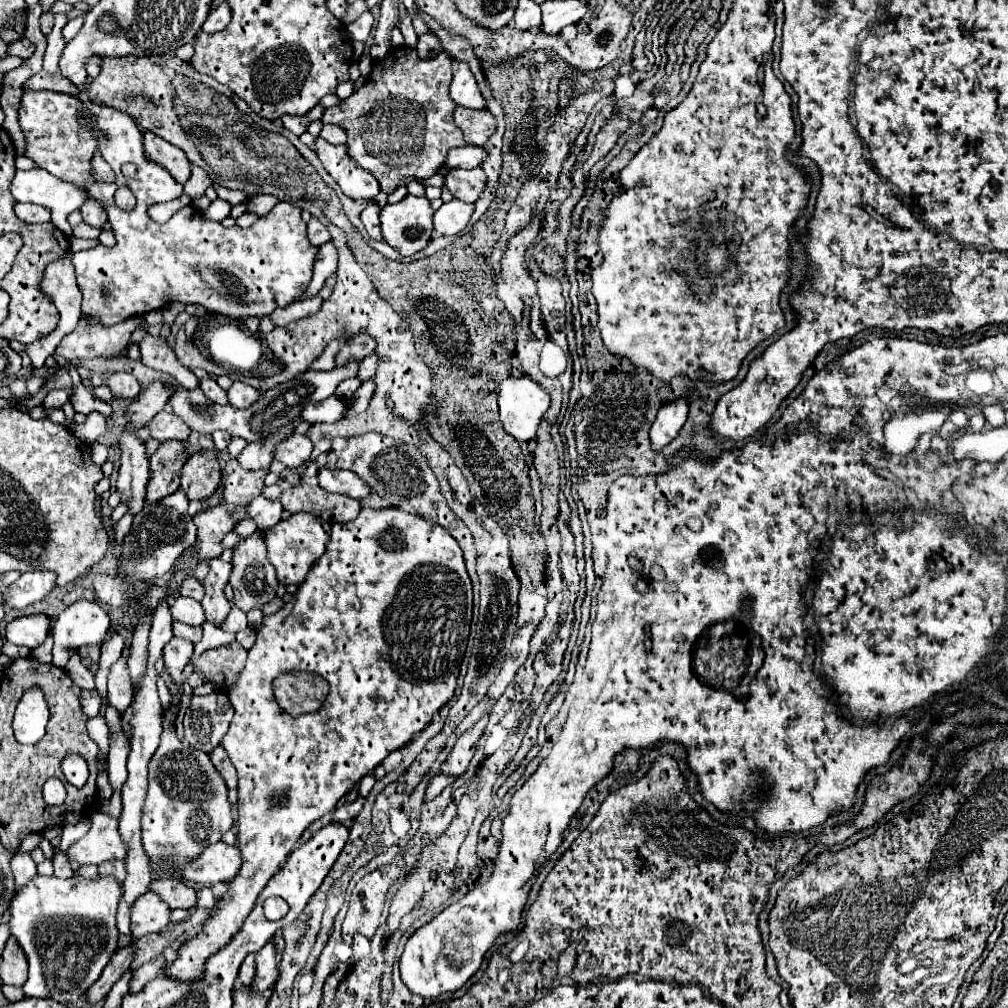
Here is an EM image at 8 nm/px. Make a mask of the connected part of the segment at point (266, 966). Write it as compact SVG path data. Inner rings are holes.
M269 941L259 953L257 953L257 979L253 981L253 989L257 991L267 991L275 985L279 979L279 961L281 955L277 953L277 947L273 941Z

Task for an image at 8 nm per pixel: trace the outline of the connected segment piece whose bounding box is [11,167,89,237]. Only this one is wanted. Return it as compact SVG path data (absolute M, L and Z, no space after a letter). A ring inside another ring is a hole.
M35 167L31 171L17 171L15 179L11 183L11 193L19 203L33 203L33 205L41 205L41 207L49 209L51 211L51 223L57 229L61 229L66 237L72 236L73 233L72 227L67 220L69 213L81 209L83 203L89 199L89 193L87 193L87 189L83 185L63 181L63 179L51 175L49 171L41 169L41 167Z

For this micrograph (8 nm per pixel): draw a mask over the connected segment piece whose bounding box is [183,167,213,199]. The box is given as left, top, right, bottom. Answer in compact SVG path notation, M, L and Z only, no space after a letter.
M193 167L191 179L189 179L183 187L185 187L185 193L187 193L191 199L199 199L201 195L205 195L205 189L207 189L211 183L213 183L213 181L209 179L209 175L207 175L201 167Z

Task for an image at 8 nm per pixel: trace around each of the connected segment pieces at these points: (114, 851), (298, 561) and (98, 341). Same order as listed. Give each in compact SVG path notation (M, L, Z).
M107 813L91 815L91 829L85 837L67 849L69 861L79 865L99 865L113 859L125 859L127 851L117 831L117 819Z
M295 513L289 519L279 521L275 527L265 531L267 559L275 567L281 585L301 585L305 581L313 563L327 551L329 531L331 531L331 523L305 513Z
M133 317L111 327L101 327L101 325L89 325L85 319L81 319L77 329L57 345L57 355L69 361L115 357L127 345L139 321L141 317Z

